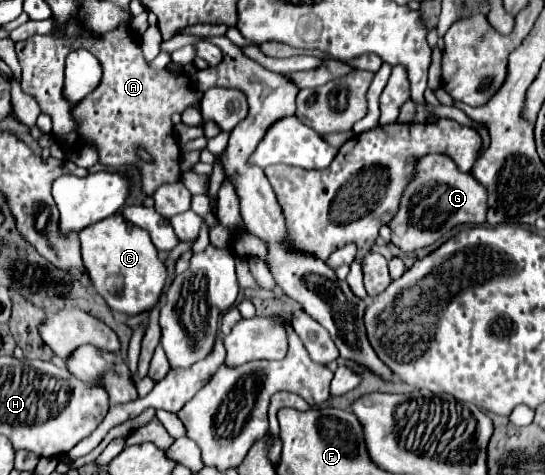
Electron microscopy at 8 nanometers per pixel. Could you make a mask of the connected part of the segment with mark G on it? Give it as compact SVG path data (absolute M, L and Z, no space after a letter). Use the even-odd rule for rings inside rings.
M427 154L417 162L415 174L407 184L397 214L387 224L391 228L391 244L403 252L431 246L459 224L481 226L487 218L487 188L471 174L461 172L445 154Z

